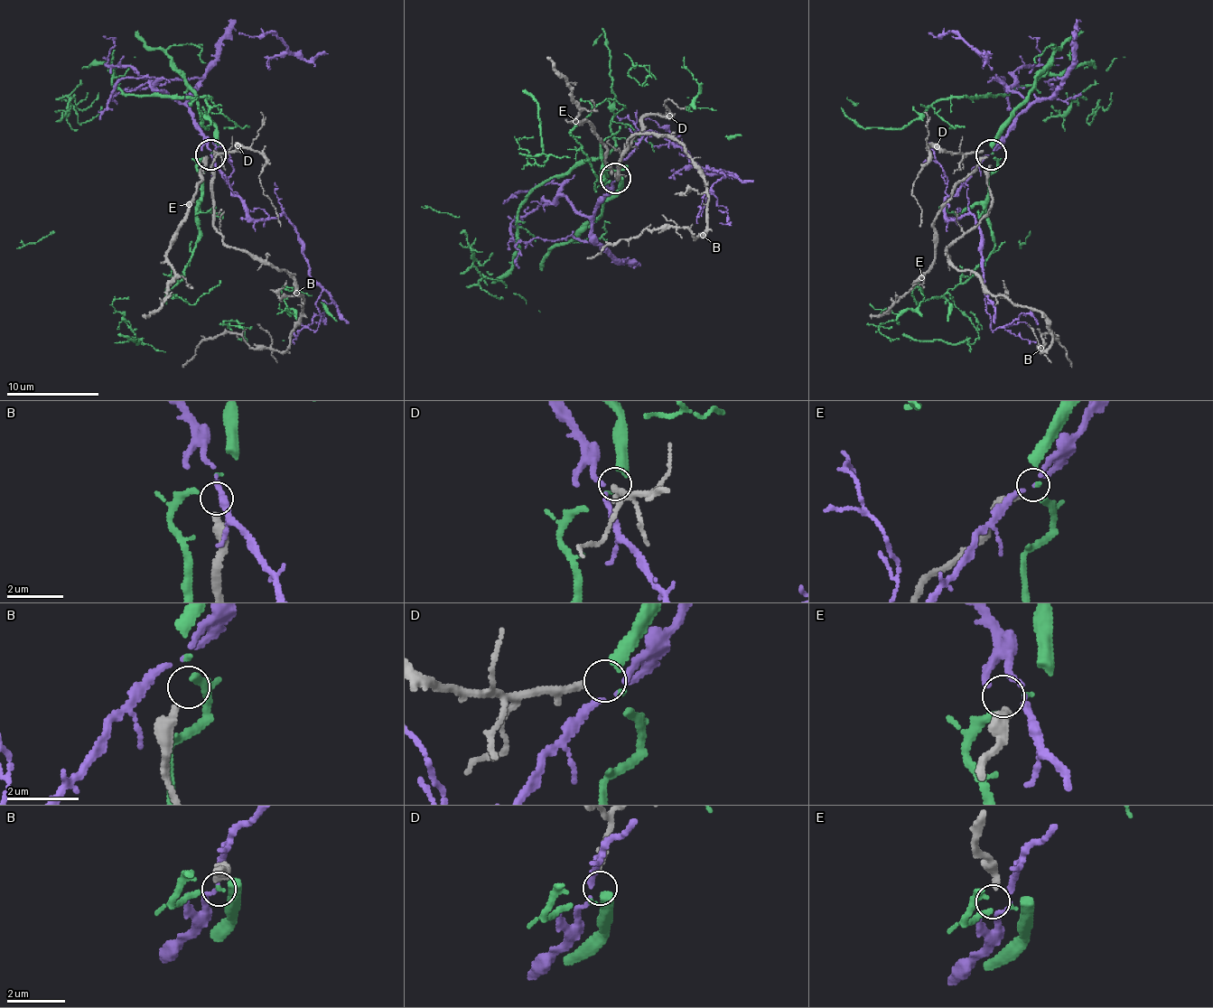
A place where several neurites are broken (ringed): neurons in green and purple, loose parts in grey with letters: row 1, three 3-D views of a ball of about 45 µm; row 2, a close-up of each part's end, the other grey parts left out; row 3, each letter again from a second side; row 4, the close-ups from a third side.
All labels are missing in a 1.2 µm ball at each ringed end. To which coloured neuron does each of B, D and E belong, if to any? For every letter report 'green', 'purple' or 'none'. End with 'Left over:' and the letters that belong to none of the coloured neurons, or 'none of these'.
B: none
D: green
E: purple
Left over: B

